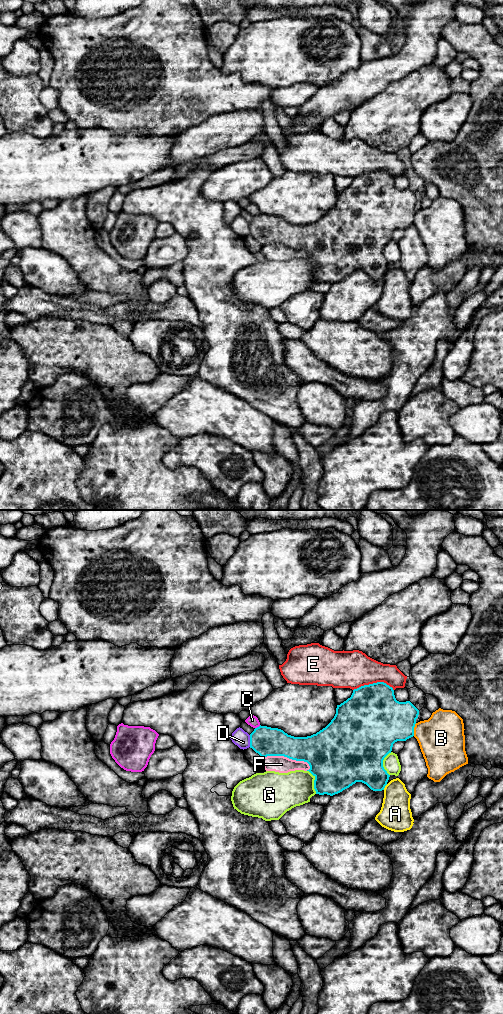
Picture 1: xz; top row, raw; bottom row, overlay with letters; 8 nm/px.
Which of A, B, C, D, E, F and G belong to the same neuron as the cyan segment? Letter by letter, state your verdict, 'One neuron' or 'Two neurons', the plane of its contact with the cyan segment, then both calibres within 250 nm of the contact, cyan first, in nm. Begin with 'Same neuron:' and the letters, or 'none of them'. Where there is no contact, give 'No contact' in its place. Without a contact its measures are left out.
Same neuron: F
A: Two neurons. Touches cyan in xz. Thickness 300 nm (cyan) against 260 nm
B: Two neurons. Touches cyan in xz. Thickness 380 nm (cyan) against 380 nm
C: Two neurons. Touches cyan in xz. Thickness 240 nm (cyan) against 90 nm
D: Two neurons. Touches cyan in xz. Thickness 240 nm (cyan) against 140 nm
E: Two neurons. Touches cyan in xz. Thickness 460 nm (cyan) against 300 nm
F: One neuron. Touches cyan in xz. Thickness 260 nm (cyan) against 140 nm
G: Two neurons. Touches cyan in xz. Thickness 440 nm (cyan) against 300 nm

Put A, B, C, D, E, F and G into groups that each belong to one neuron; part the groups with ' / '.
A / B / C / D / E / F / G

